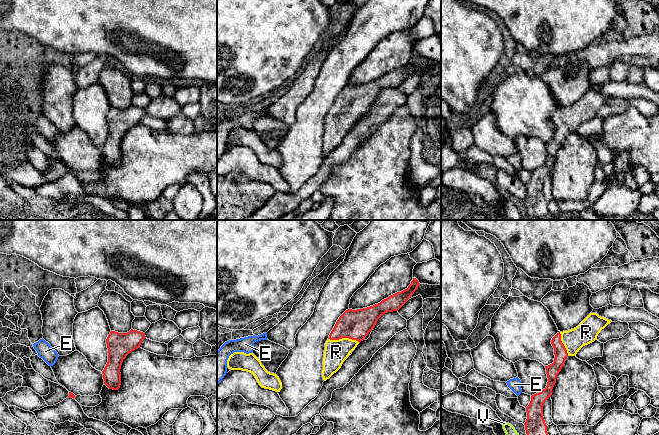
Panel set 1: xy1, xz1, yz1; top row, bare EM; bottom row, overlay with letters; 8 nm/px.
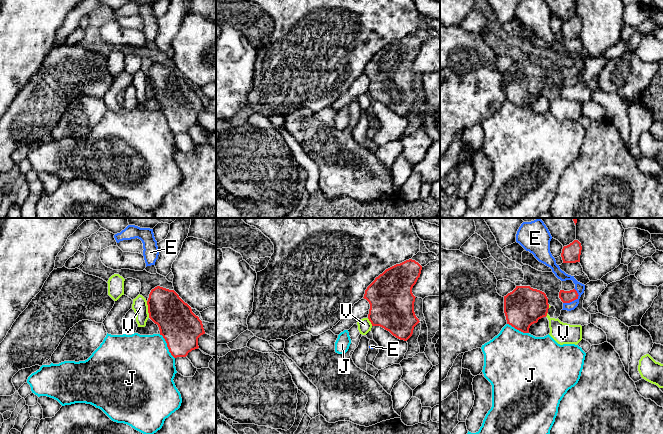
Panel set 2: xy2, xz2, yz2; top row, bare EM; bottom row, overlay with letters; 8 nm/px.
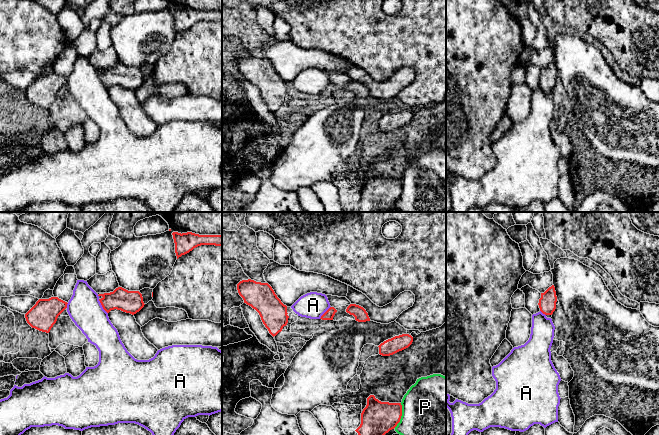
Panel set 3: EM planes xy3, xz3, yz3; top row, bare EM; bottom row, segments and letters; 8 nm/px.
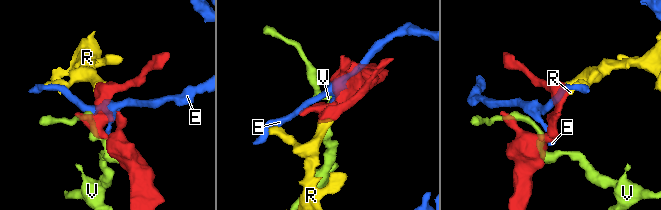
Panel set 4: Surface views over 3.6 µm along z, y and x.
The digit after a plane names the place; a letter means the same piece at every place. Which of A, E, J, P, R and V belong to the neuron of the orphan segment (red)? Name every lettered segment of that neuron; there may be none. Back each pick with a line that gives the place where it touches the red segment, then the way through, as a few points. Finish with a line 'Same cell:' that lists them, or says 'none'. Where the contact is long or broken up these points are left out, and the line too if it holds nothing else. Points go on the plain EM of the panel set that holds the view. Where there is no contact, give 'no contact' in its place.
R: contact xz1 (344, 113); way xz1 (354, 100), (344, 113), (336, 128)
Same cell: R

